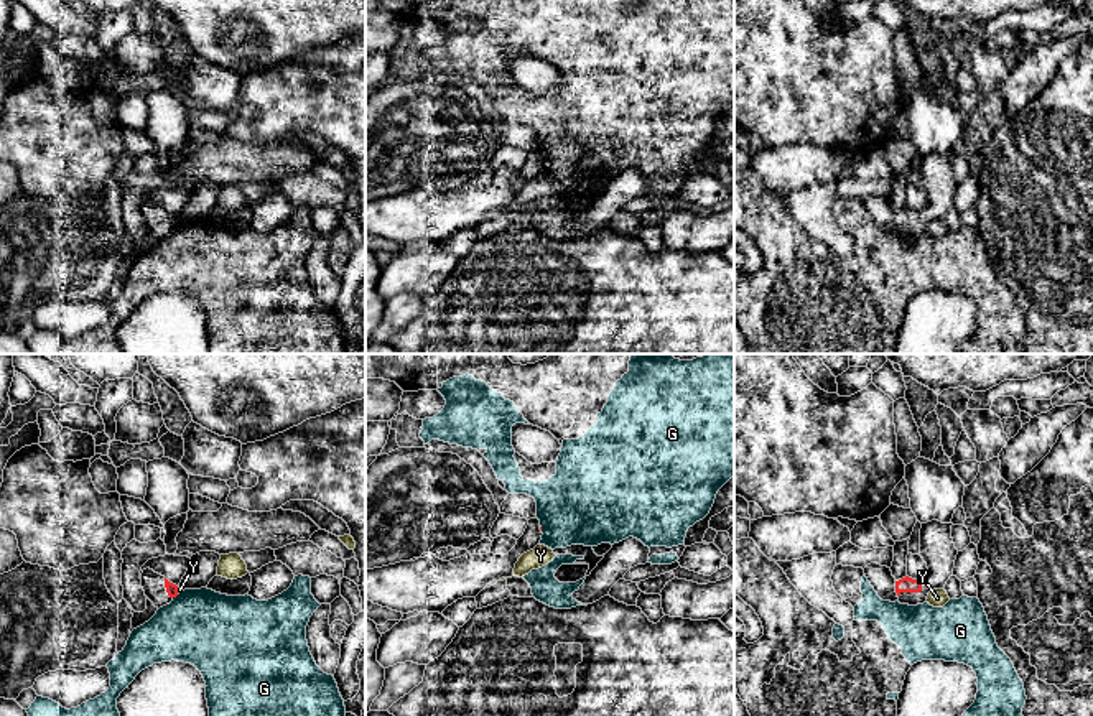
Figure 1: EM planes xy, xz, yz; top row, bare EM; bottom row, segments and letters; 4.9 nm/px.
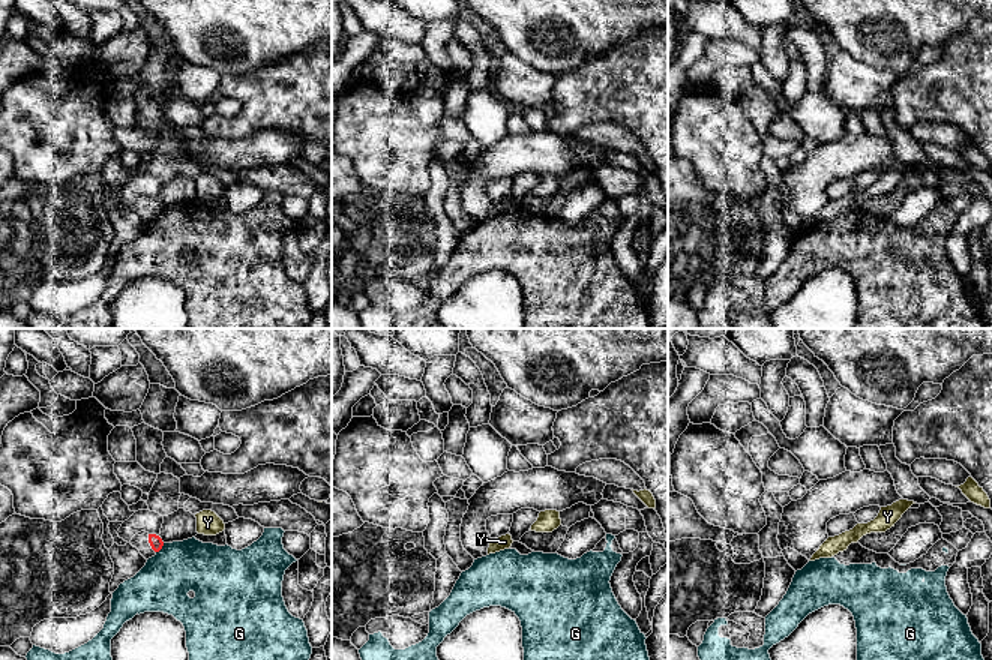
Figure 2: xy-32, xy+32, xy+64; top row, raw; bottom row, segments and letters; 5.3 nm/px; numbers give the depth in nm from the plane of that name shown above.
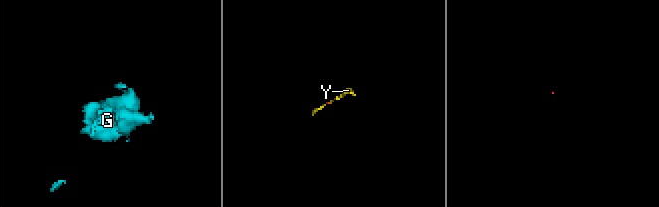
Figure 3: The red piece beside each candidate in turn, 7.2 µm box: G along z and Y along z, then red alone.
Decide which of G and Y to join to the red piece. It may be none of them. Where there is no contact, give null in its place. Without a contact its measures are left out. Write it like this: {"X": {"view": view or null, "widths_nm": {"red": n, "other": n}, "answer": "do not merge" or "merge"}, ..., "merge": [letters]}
{"G": {"view": "xy", "widths_nm": {"red": 60, "other": 380}, "answer": "do not merge"}, "Y": {"view": "xy", "widths_nm": {"red": 60, "other": 30}, "answer": "do not merge"}, "merge": []}

